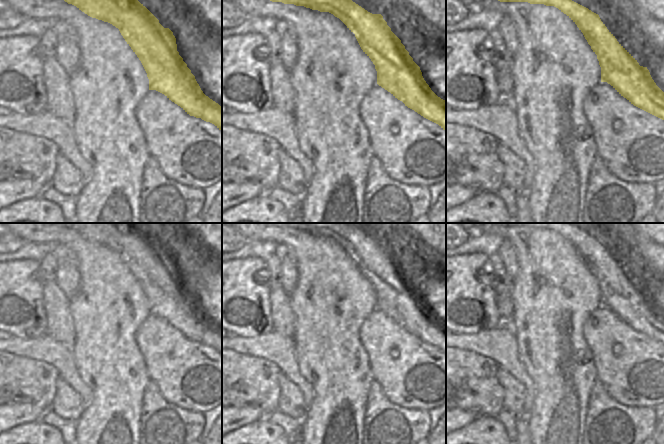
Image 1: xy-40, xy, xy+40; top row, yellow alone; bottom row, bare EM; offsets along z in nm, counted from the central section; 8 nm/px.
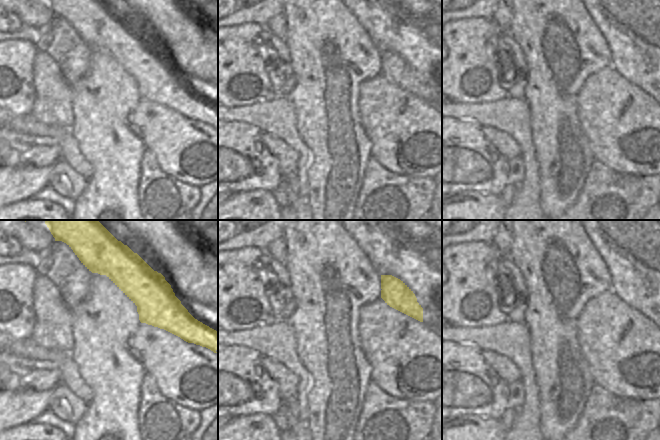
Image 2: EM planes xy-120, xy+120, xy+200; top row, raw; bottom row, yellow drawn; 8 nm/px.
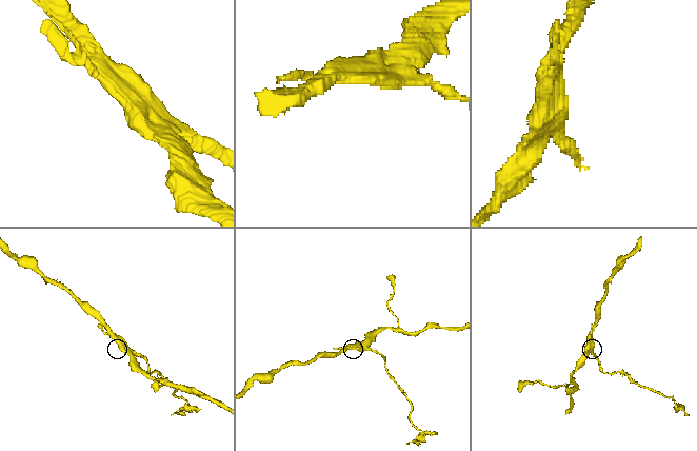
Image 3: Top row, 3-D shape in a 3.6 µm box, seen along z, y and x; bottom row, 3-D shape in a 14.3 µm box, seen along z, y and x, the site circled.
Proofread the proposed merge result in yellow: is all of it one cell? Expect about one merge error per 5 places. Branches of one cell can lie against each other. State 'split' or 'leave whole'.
split

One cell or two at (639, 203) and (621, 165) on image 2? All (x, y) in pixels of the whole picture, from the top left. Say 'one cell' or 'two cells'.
two cells

